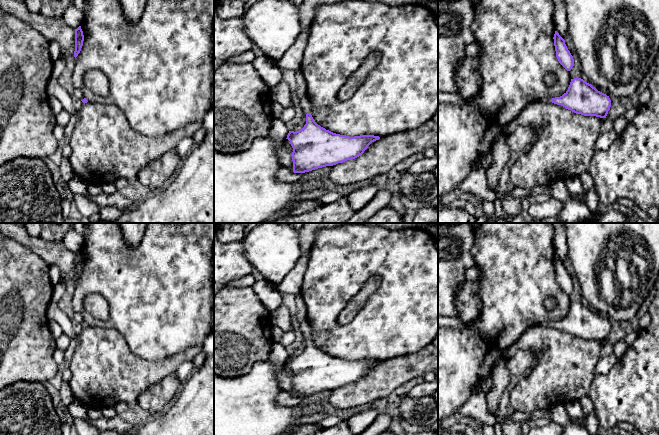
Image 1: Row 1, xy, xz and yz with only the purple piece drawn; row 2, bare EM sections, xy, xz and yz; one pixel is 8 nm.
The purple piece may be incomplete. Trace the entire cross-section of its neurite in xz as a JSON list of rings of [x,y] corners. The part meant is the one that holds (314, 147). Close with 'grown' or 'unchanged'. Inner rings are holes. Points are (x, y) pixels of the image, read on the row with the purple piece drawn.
[[[307,97],[300,99],[299,104],[306,113],[306,124],[299,131],[289,131],[286,138],[293,148],[294,173],[305,173],[355,159],[372,142],[380,139],[374,135],[350,137],[326,130],[314,121]]]; grown

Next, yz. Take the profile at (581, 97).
[[[577,77],[571,79],[568,90],[562,96],[540,101],[561,105],[576,114],[600,118],[606,118],[611,107],[609,96]]]; grown

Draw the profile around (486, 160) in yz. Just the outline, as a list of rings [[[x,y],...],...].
[[[492,149],[486,152],[480,159],[481,165],[487,169],[493,161],[493,152]]]

